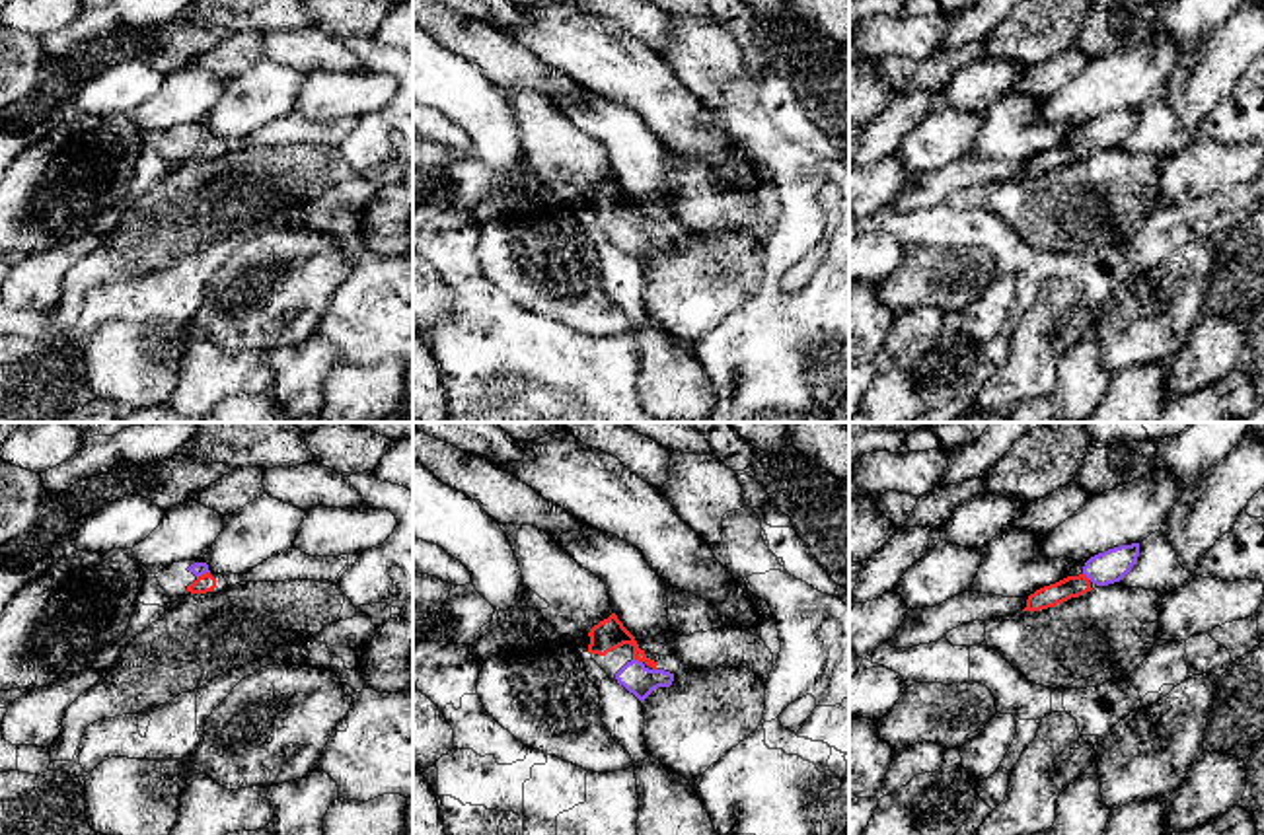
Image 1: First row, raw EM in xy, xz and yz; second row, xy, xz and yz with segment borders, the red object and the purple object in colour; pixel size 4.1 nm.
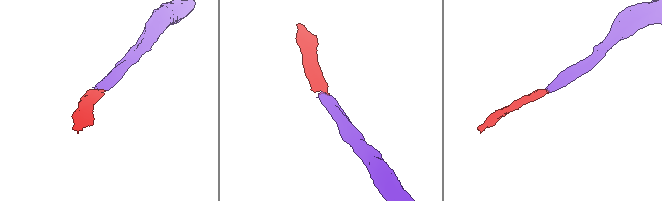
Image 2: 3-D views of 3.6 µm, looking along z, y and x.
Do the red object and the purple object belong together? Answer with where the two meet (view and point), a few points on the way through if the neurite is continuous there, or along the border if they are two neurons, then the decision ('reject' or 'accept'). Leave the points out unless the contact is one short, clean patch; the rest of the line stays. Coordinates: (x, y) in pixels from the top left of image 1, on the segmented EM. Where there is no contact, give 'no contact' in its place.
meets red in xz at (637, 658); runs through xz (610, 633), (626, 637), (637, 658), (633, 676); accept

